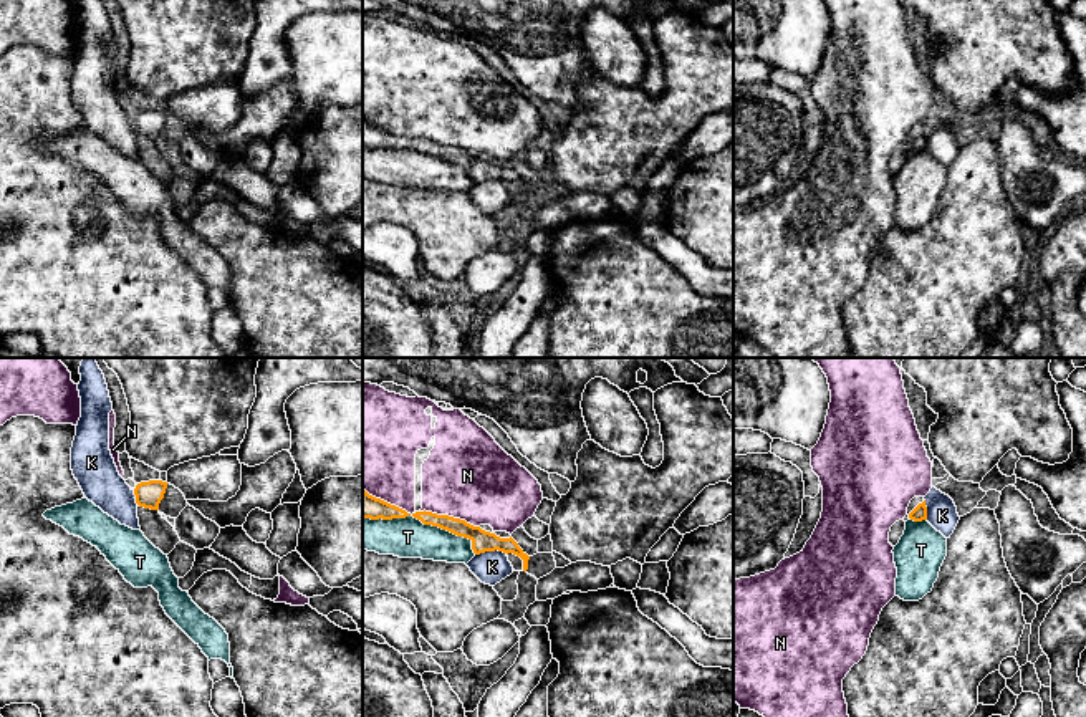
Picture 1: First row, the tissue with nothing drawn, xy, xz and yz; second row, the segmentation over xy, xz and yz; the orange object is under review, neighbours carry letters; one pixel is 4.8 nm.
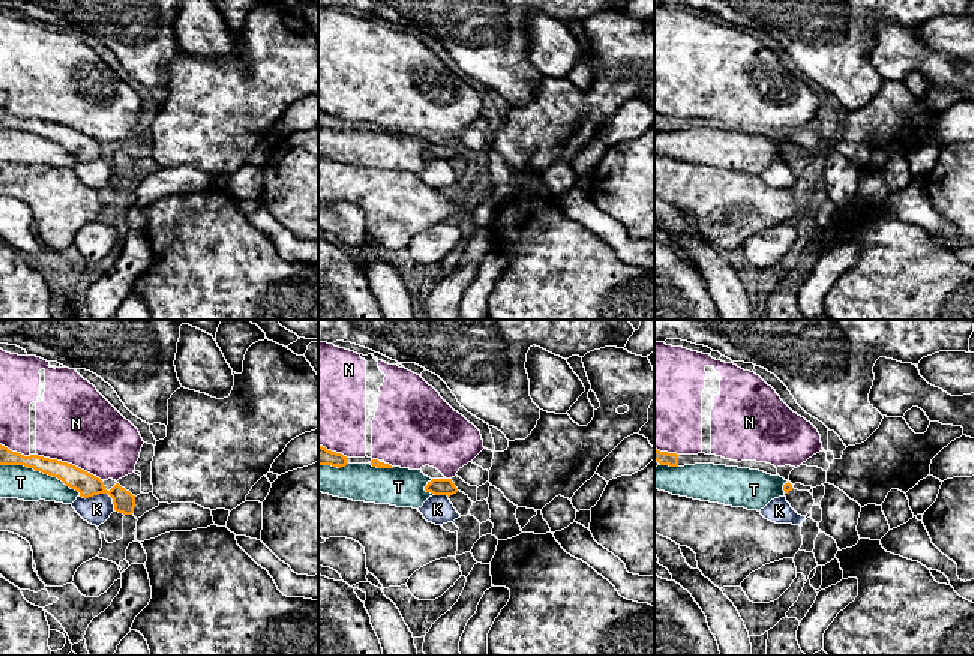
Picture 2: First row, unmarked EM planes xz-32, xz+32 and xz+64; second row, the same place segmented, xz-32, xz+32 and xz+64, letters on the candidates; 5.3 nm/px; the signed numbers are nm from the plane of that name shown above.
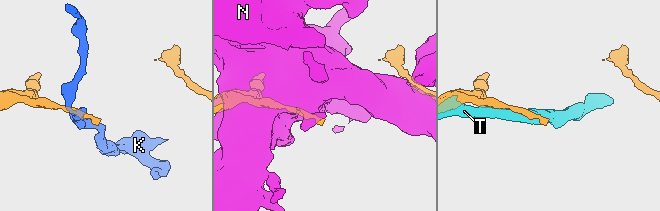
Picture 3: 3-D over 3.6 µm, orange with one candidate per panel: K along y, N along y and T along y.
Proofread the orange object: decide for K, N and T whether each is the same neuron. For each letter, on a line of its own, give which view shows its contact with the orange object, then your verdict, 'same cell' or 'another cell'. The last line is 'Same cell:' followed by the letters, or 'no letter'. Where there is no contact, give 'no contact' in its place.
K: meets orange in xz; another cell
N: meets orange in xz; another cell
T: meets orange in xz; another cell
Same cell: no letter

